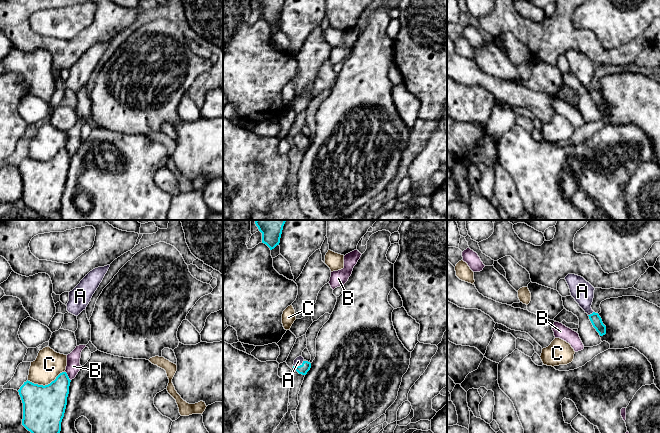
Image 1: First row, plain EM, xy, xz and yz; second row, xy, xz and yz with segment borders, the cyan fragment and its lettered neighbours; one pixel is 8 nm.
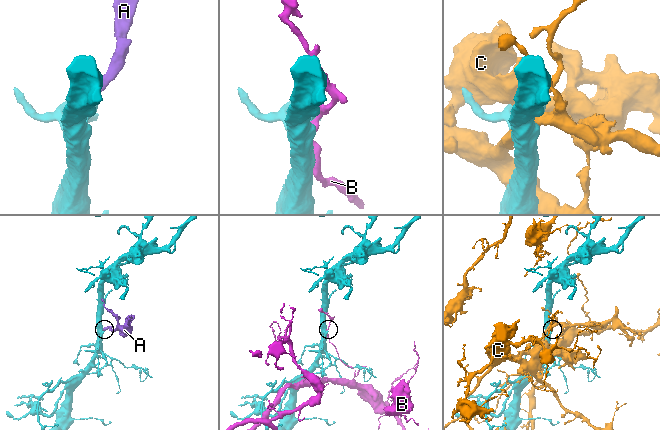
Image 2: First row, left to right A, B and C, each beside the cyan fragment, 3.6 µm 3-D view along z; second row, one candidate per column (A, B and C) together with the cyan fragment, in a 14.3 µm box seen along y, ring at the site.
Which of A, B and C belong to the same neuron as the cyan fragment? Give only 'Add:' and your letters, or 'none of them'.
Add: A

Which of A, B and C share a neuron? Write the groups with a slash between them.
A / B / C

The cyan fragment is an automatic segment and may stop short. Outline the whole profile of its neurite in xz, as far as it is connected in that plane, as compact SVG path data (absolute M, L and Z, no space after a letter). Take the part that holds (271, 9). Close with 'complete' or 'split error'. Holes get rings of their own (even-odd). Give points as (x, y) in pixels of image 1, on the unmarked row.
M256 0L256 2L262 9L262 19L270 26L279 21L284 0Z; complete

